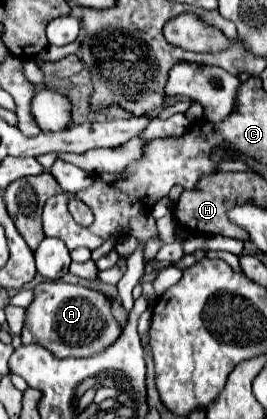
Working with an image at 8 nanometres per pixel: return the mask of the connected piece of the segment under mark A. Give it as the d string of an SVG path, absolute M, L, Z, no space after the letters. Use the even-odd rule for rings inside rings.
M42 281L34 287L34 301L26 309L22 343L46 347L54 357L92 357L112 345L122 333L112 315L112 301L100 291L62 281Z

